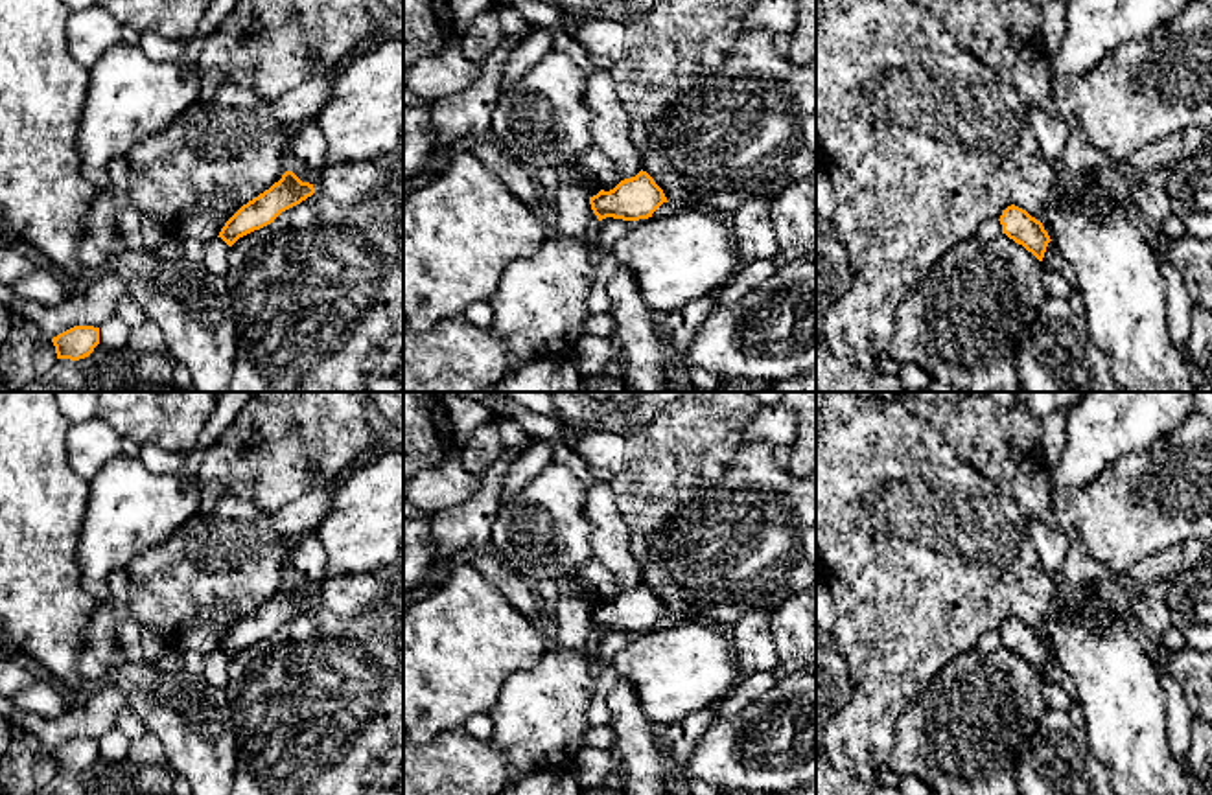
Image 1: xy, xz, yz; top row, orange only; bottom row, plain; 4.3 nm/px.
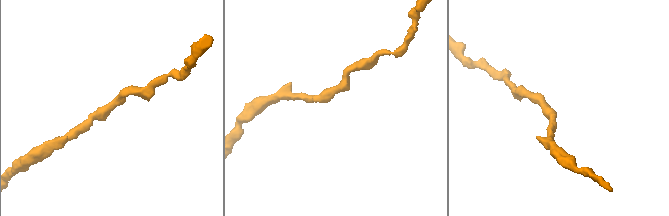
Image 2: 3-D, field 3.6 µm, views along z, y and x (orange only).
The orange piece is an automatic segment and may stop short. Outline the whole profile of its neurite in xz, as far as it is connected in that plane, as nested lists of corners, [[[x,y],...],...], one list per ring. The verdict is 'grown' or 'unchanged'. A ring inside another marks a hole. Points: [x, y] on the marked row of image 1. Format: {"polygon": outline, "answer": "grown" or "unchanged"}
{"polygon": [[[643,169],[635,177],[621,180],[613,190],[600,190],[589,197],[599,221],[613,217],[635,223],[652,217],[663,202],[667,202],[663,190]]], "answer": "unchanged"}

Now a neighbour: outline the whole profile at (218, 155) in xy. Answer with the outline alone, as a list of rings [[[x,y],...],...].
[[[227,81],[208,101],[197,99],[168,129],[127,151],[125,199],[140,213],[160,221],[171,237],[210,241],[249,201],[289,171],[295,131],[273,116],[273,103],[251,86]]]

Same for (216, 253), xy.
[[[221,237],[206,241],[203,265],[219,276],[227,274],[228,245]]]

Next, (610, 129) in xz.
[[[608,70],[588,74],[584,101],[593,110],[589,131],[595,147],[613,162],[623,180],[635,177],[641,171],[641,155],[630,140],[630,118]]]

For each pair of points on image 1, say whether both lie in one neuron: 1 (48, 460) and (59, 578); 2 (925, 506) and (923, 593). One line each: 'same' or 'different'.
1: same
2: same

